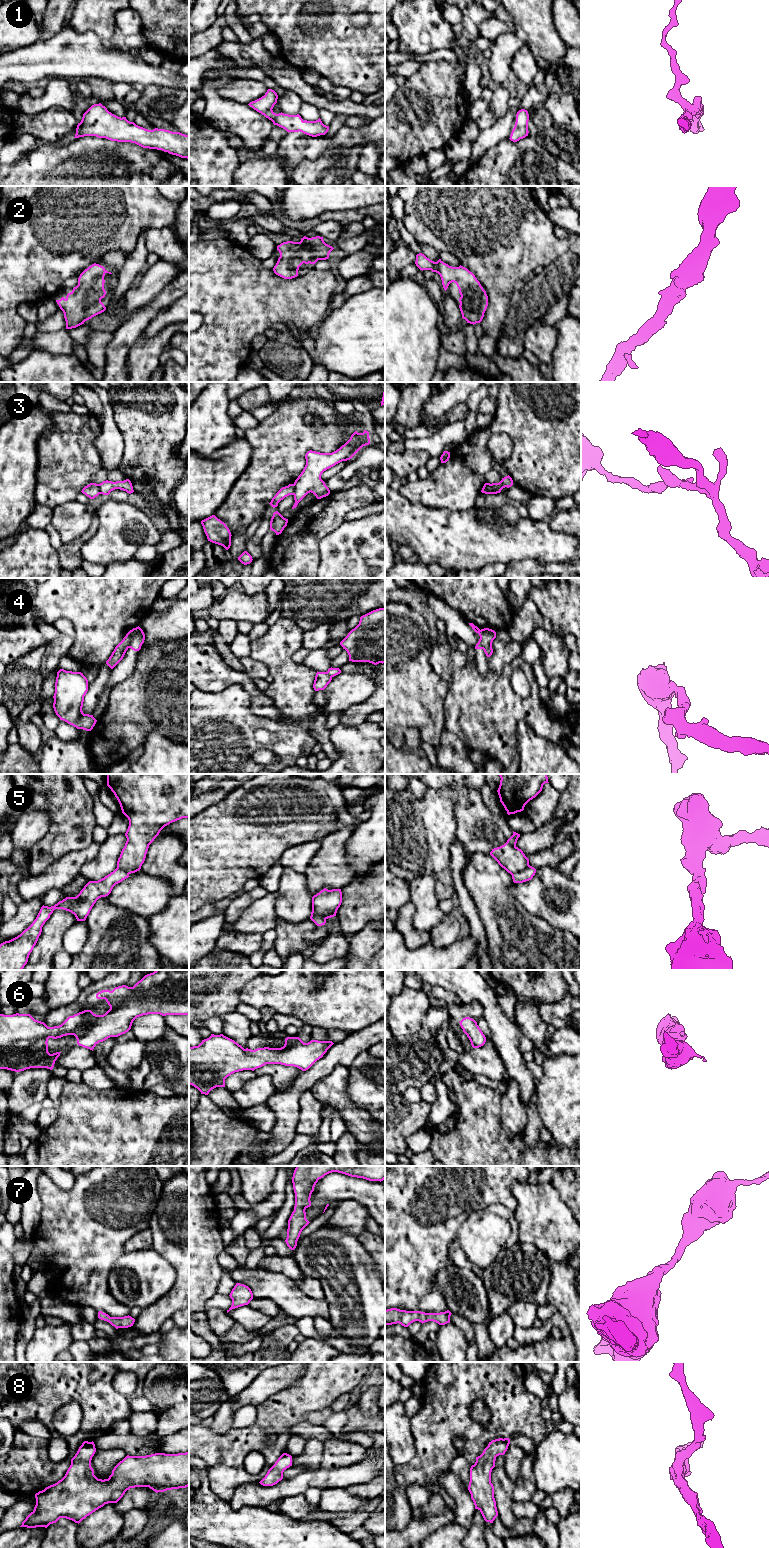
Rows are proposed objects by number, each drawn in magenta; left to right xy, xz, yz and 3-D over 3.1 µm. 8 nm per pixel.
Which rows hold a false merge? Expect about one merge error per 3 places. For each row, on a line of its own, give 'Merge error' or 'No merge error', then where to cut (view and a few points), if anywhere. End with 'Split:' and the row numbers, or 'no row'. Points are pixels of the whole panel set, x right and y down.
1: No merge error. No split
2: No merge error. No split
3: Merge error. Split along xz (293, 484), (294, 494)
4: Merge error. Split along xy (136, 628), (128, 647)
5: Merge error. Split along yz (529, 865), (512, 875)
6: No merge error. No split
7: No merge error. No split
8: No merge error. No split
Split: 3, 4, 5

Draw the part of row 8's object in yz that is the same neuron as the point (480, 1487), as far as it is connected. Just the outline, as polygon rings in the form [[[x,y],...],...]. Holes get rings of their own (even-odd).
[[[499,1438],[489,1442],[483,1453],[476,1457],[476,1462],[470,1468],[468,1490],[486,1522],[493,1523],[498,1516],[494,1498],[494,1486],[491,1483],[491,1472],[495,1467],[496,1457],[504,1455],[510,1444],[509,1438]]]

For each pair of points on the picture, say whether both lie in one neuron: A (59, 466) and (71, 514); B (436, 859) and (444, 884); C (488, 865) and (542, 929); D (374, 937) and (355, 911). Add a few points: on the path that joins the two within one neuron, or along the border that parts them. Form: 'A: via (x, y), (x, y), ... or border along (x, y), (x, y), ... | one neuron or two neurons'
A: border along (75, 499), (58, 504), (52, 509) | two neurons
B: via (441, 865), (443, 878) | one neuron
C: via (488, 883), (524, 921) | one neuron
D: border along (374, 927), (366, 925), (350, 937) | two neurons

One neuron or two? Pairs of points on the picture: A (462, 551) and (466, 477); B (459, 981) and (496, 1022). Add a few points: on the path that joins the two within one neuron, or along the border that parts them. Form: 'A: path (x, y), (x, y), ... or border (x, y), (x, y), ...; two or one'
A: border (475, 506), (463, 511), (441, 509); two
B: path (471, 987), (490, 1006), (491, 1010); one

